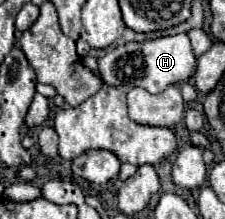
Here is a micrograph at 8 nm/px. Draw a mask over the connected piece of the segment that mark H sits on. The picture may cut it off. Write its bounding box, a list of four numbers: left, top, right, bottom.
[97,34,195,94]

